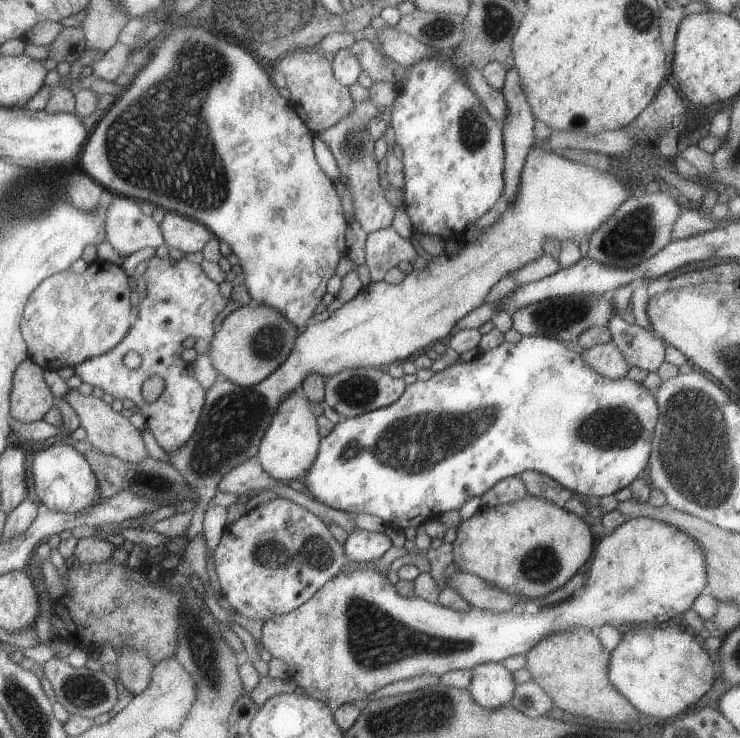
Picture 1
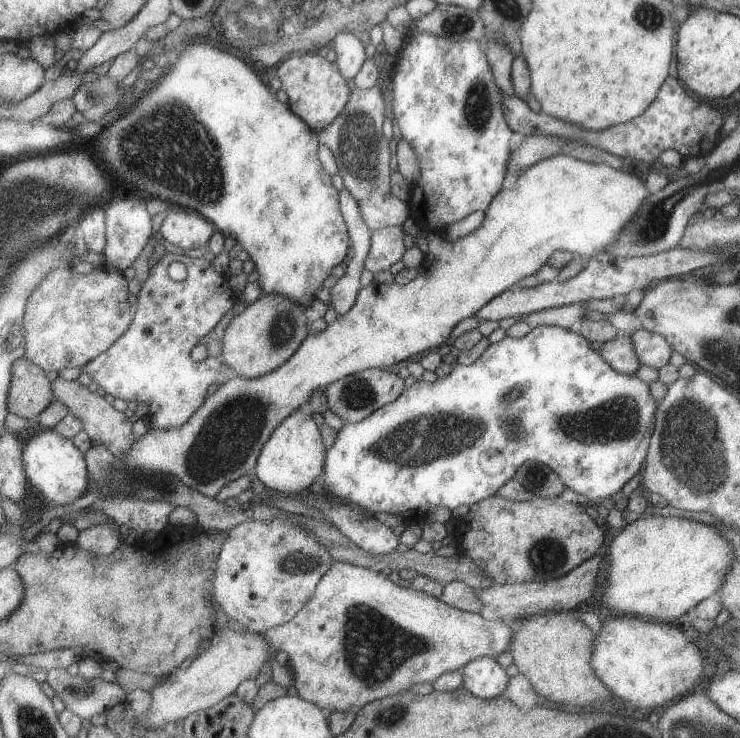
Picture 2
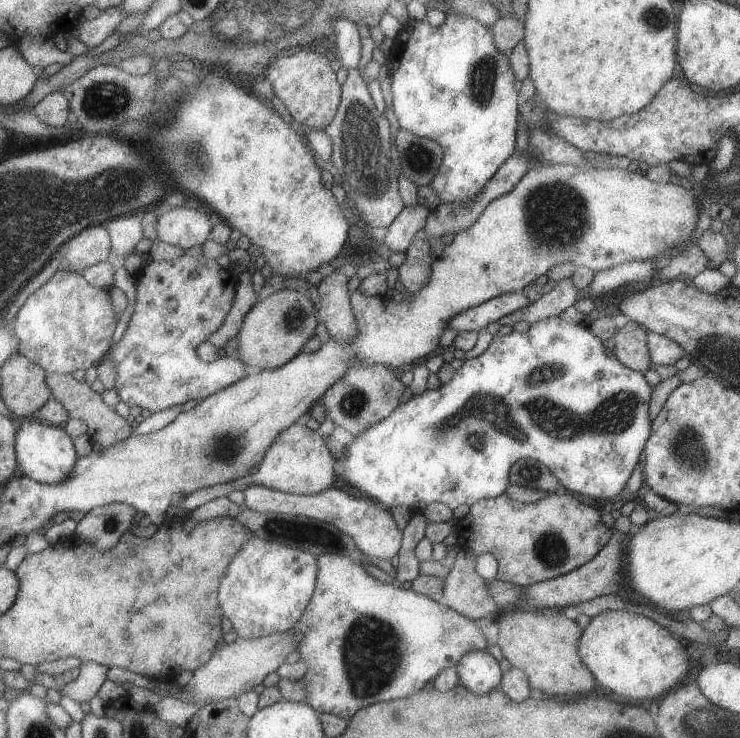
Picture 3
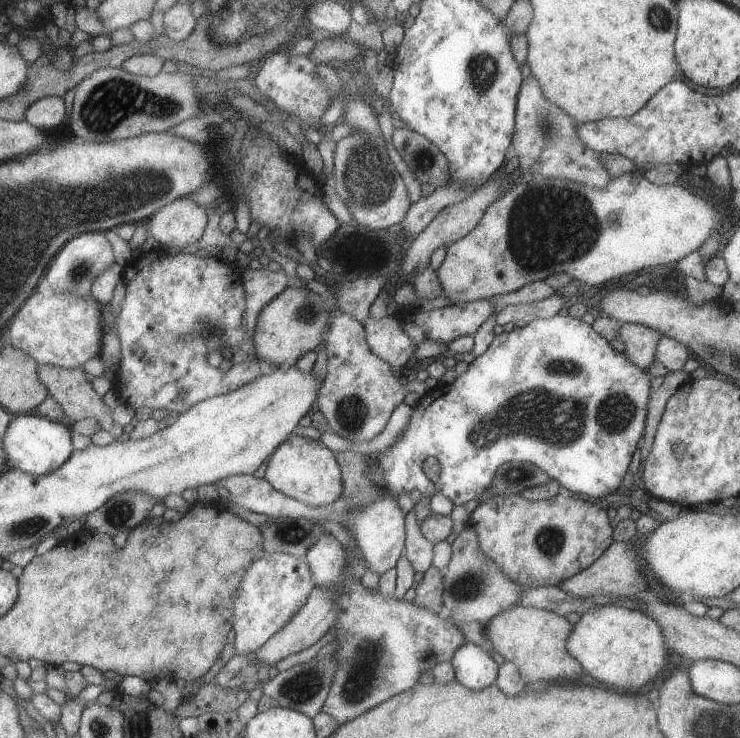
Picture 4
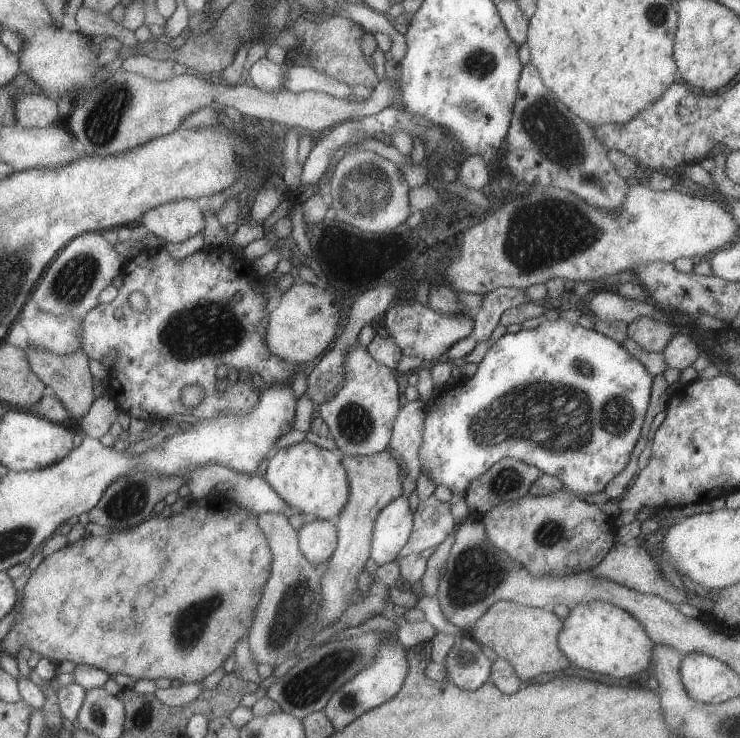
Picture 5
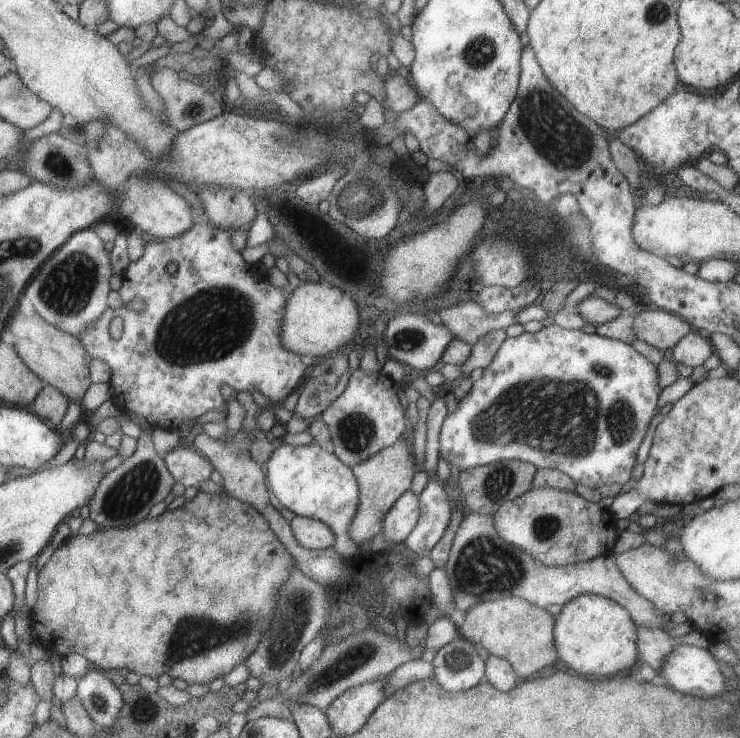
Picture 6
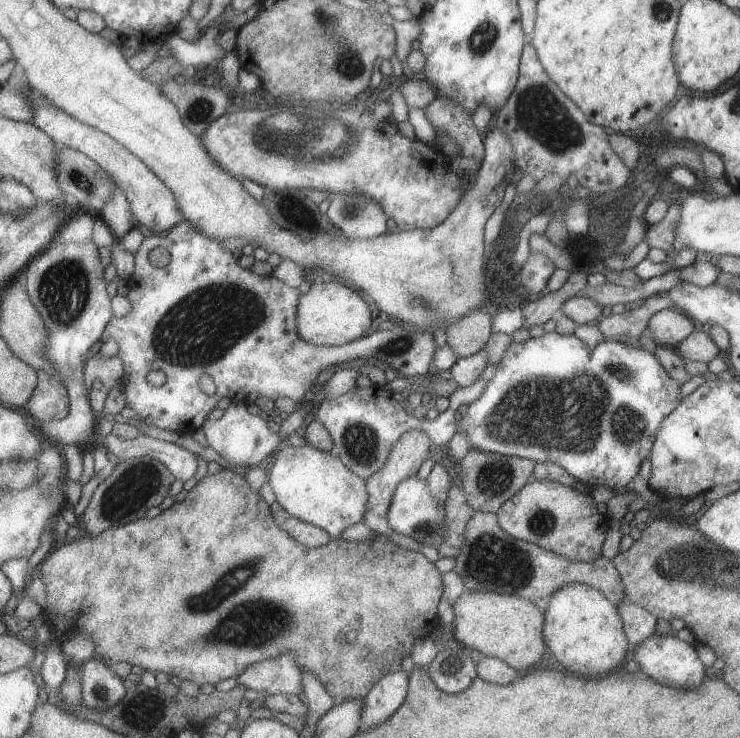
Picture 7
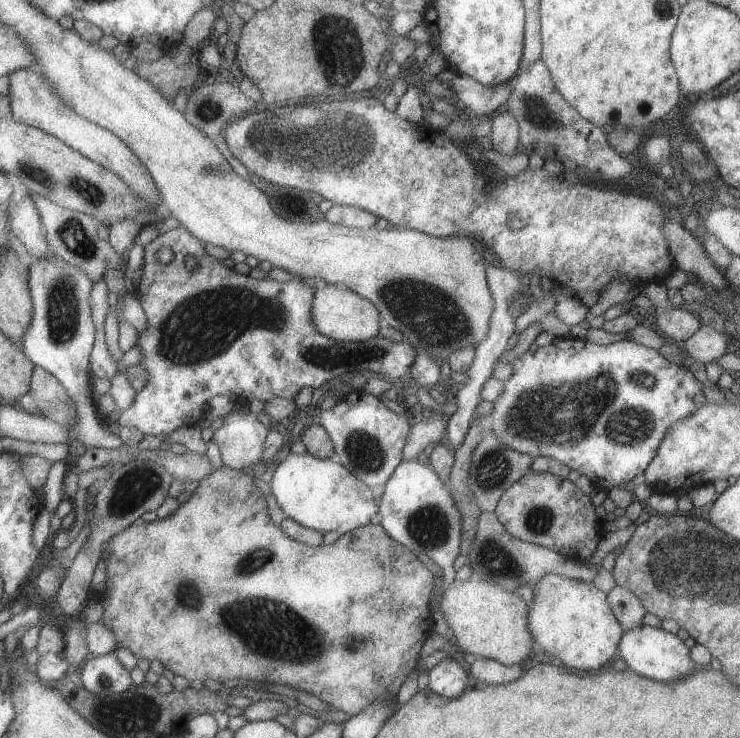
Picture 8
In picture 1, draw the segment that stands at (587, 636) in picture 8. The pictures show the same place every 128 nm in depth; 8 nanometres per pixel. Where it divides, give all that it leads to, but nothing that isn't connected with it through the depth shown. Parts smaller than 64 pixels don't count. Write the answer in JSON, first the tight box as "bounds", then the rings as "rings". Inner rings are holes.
{"bounds":[607,625,718,722],"rings":[[[639,625],[622,629],[621,634],[619,644],[609,654],[607,676],[617,692],[633,704],[635,710],[653,716],[661,722],[667,722],[687,712],[687,708],[694,707],[713,685],[718,673],[716,664],[711,663],[703,648],[687,632],[681,632],[677,628],[673,630],[667,627]]]}

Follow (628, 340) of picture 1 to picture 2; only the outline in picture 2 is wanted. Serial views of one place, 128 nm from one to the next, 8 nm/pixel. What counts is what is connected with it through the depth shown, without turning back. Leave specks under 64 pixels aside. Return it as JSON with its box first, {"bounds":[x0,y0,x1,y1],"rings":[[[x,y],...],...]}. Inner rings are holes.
{"bounds":[629,330,671,370],"rings":[[[633,330],[629,334],[629,340],[631,340],[633,352],[635,352],[641,366],[658,370],[668,363],[671,357],[671,346],[665,341],[665,338],[659,334],[654,334],[652,331]]]}

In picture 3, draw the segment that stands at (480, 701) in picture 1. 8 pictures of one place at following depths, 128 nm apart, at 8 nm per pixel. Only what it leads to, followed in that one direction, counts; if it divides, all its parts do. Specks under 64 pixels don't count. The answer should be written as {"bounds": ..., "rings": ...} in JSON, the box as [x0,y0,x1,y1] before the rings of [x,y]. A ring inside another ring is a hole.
{"bounds":[454,650,503,695],"rings":[[[484,650],[466,653],[454,668],[459,684],[475,695],[487,694],[498,688],[503,676],[498,662]]]}

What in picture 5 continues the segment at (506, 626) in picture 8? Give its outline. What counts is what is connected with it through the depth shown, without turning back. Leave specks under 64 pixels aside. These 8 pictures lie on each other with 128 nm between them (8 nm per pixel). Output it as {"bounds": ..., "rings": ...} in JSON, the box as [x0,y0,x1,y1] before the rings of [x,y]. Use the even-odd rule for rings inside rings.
{"bounds":[471,601,570,680],"rings":[[[513,601],[494,602],[471,626],[471,638],[480,644],[486,651],[493,651],[495,654],[510,662],[519,680],[531,680],[537,674],[549,674],[563,670],[570,663],[565,655],[559,650],[557,635],[561,630],[562,622],[551,610],[539,607],[528,607]]]}

